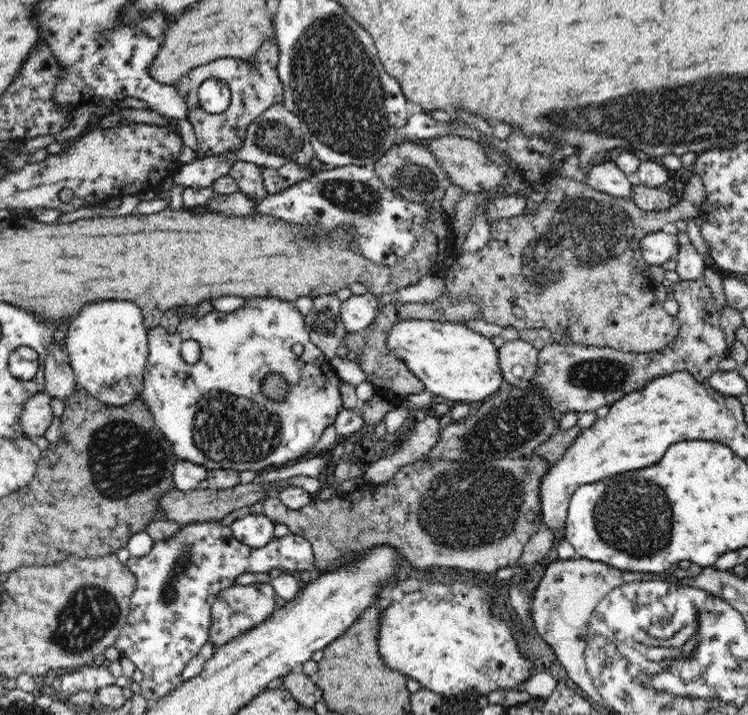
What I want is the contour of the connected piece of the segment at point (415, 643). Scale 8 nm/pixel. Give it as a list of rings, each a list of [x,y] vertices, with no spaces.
[[[450,582],[450,584],[438,584],[425,583],[424,586],[414,592],[399,592],[395,596],[391,596],[391,601],[388,606],[381,610],[379,614],[379,623],[377,624],[378,638],[376,638],[376,647],[378,647],[378,653],[380,658],[384,661],[384,665],[388,667],[388,670],[396,672],[404,677],[408,677],[416,681],[420,688],[429,690],[439,695],[458,695],[464,694],[462,692],[466,690],[477,690],[484,695],[490,691],[502,688],[502,687],[518,687],[520,682],[524,682],[526,678],[530,678],[530,668],[532,668],[532,661],[528,661],[528,658],[518,653],[518,645],[513,638],[513,633],[510,630],[510,619],[507,619],[505,615],[499,619],[495,619],[490,616],[489,608],[494,603],[485,593],[483,593],[475,584],[464,584],[463,582]]]

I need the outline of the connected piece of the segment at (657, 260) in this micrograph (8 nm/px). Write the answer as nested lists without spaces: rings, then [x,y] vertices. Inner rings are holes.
[[[667,231],[648,234],[640,241],[642,256],[648,265],[662,266],[664,262],[674,259],[679,252],[677,236]]]

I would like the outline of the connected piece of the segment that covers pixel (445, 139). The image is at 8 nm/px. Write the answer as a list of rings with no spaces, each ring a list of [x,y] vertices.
[[[438,136],[424,143],[438,158],[453,183],[466,192],[479,193],[495,189],[505,182],[506,168],[491,160],[486,150],[478,142],[460,136]]]

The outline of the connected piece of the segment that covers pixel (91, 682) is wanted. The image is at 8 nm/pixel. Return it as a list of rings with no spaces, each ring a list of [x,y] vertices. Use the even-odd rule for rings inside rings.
[[[99,662],[90,666],[71,671],[61,672],[62,682],[59,691],[62,698],[76,694],[79,690],[89,690],[95,694],[98,688],[114,685],[114,676],[100,666]]]

